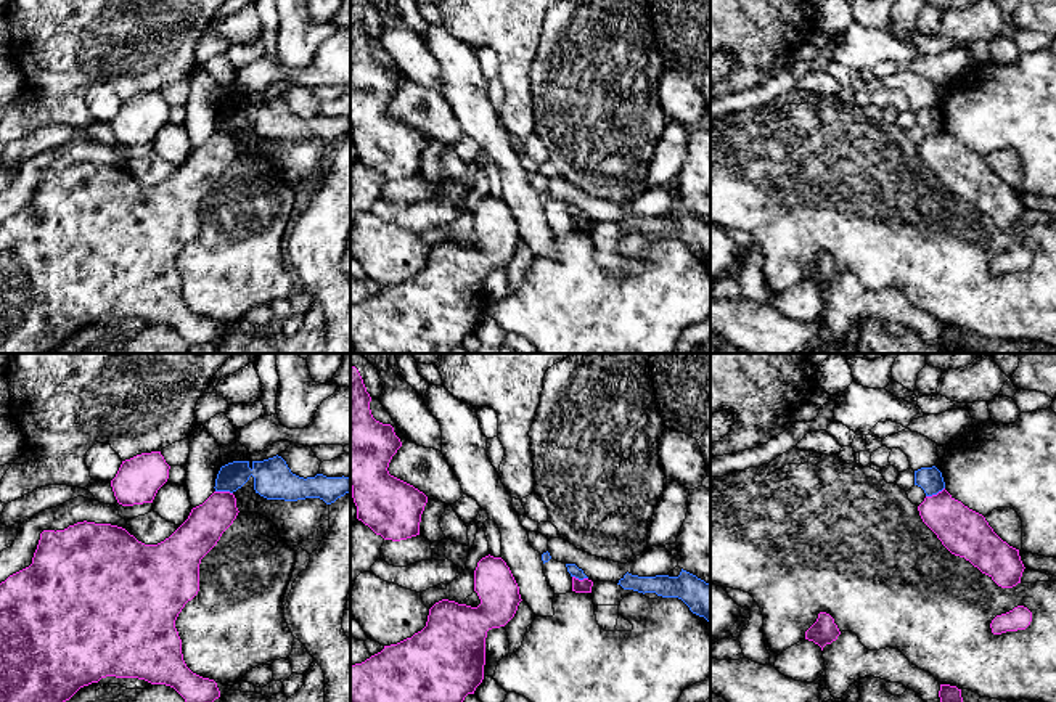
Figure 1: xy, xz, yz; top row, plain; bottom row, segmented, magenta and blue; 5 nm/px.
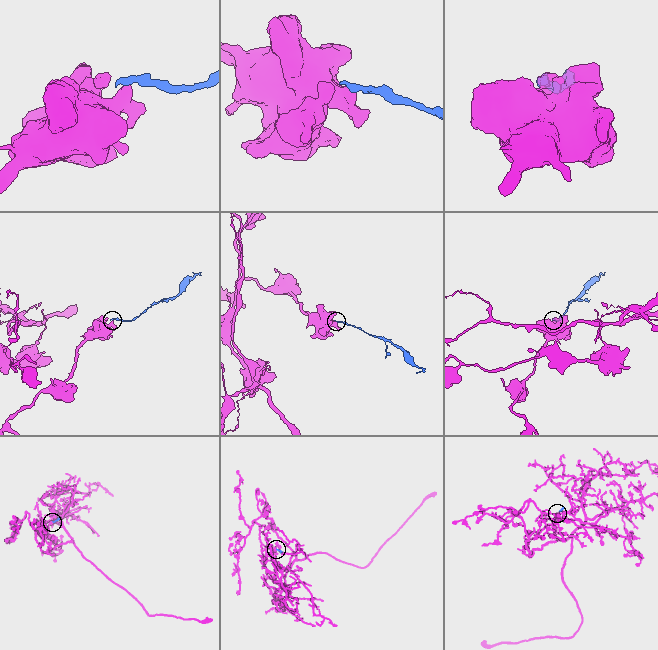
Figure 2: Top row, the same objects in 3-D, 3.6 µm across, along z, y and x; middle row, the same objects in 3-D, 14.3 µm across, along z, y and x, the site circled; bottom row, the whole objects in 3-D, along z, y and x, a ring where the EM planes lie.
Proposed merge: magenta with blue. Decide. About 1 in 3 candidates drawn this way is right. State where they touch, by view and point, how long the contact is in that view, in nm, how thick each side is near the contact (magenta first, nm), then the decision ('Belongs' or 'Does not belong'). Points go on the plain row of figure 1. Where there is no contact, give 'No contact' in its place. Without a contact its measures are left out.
Touches magenta at yz (934, 135). Shared border 110 nm. Thickness 240 nm (magenta) against 120 nm. Does not belong

